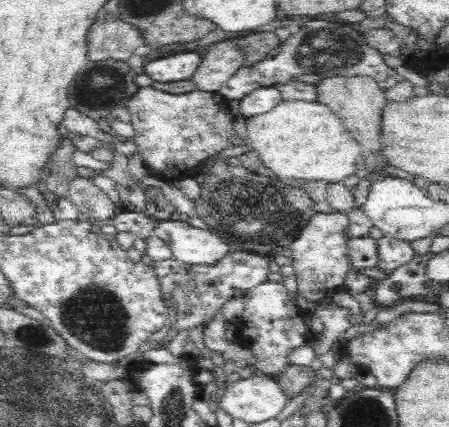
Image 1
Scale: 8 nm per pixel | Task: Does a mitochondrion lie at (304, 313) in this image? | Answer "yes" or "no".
no

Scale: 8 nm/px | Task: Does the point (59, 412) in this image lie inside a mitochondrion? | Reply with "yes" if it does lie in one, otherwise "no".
yes

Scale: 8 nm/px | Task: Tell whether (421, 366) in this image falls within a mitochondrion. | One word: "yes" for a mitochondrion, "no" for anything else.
no

